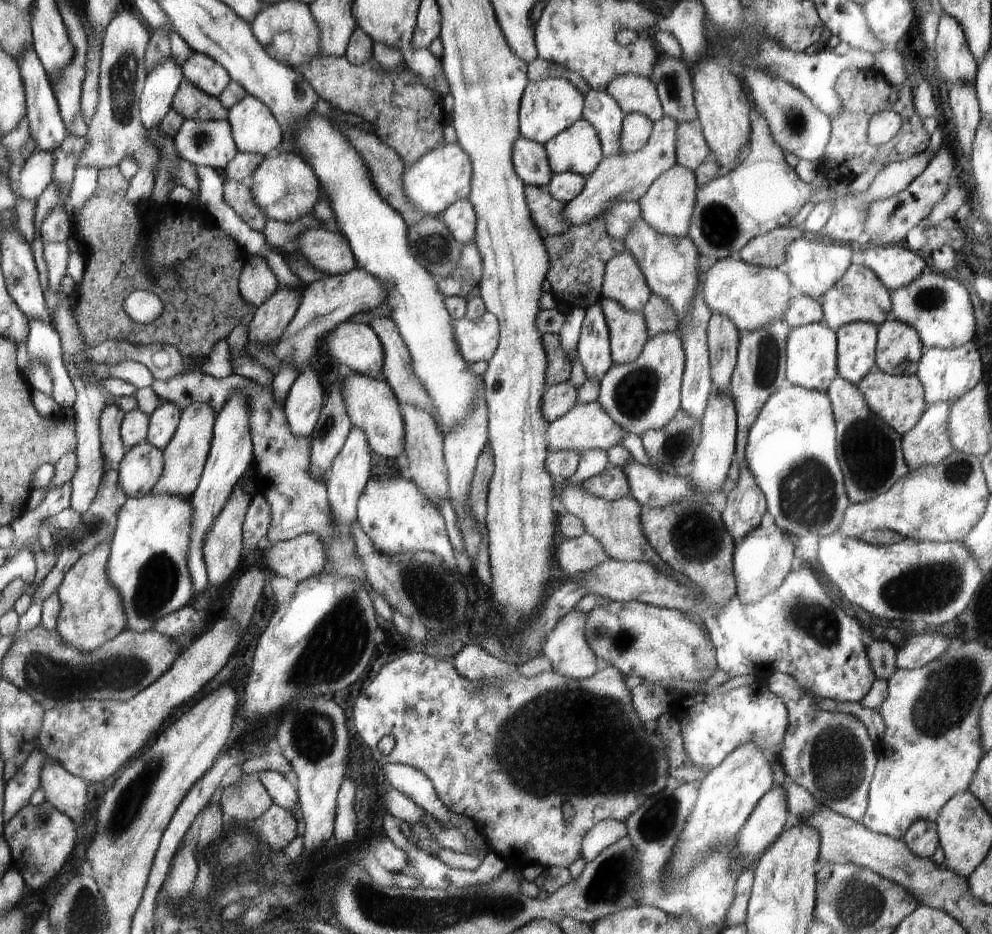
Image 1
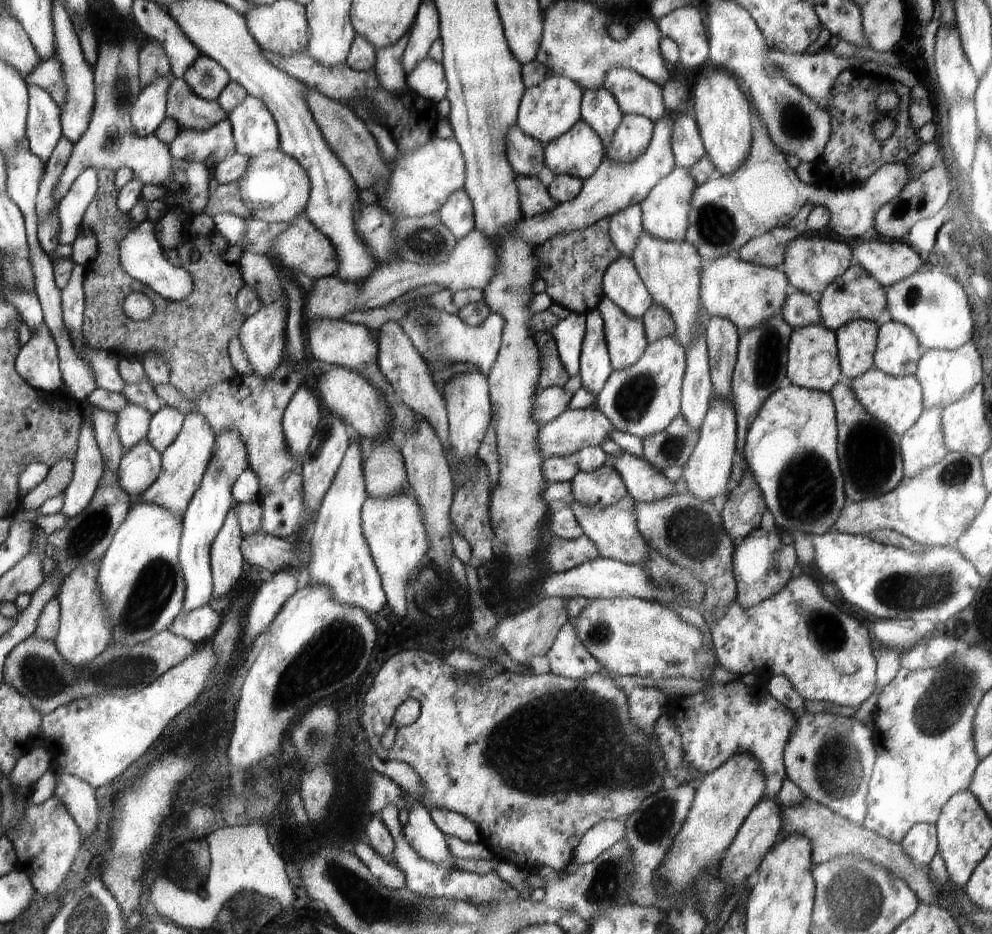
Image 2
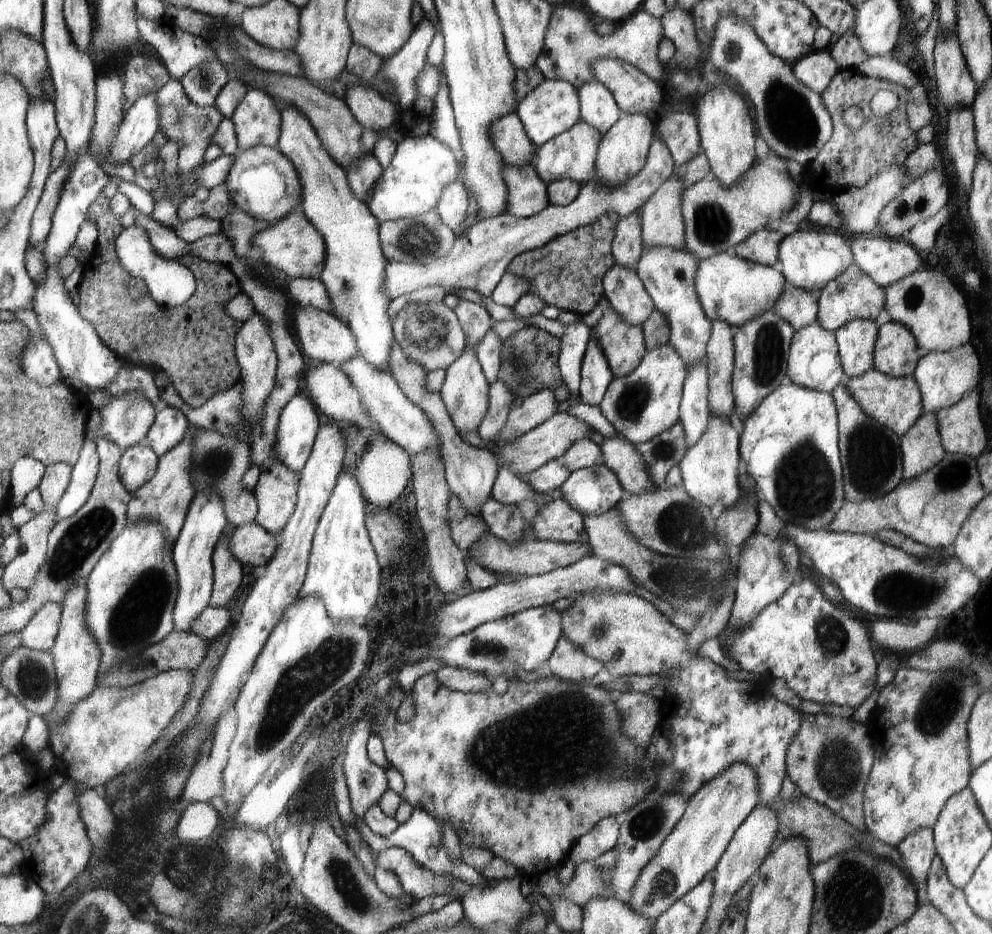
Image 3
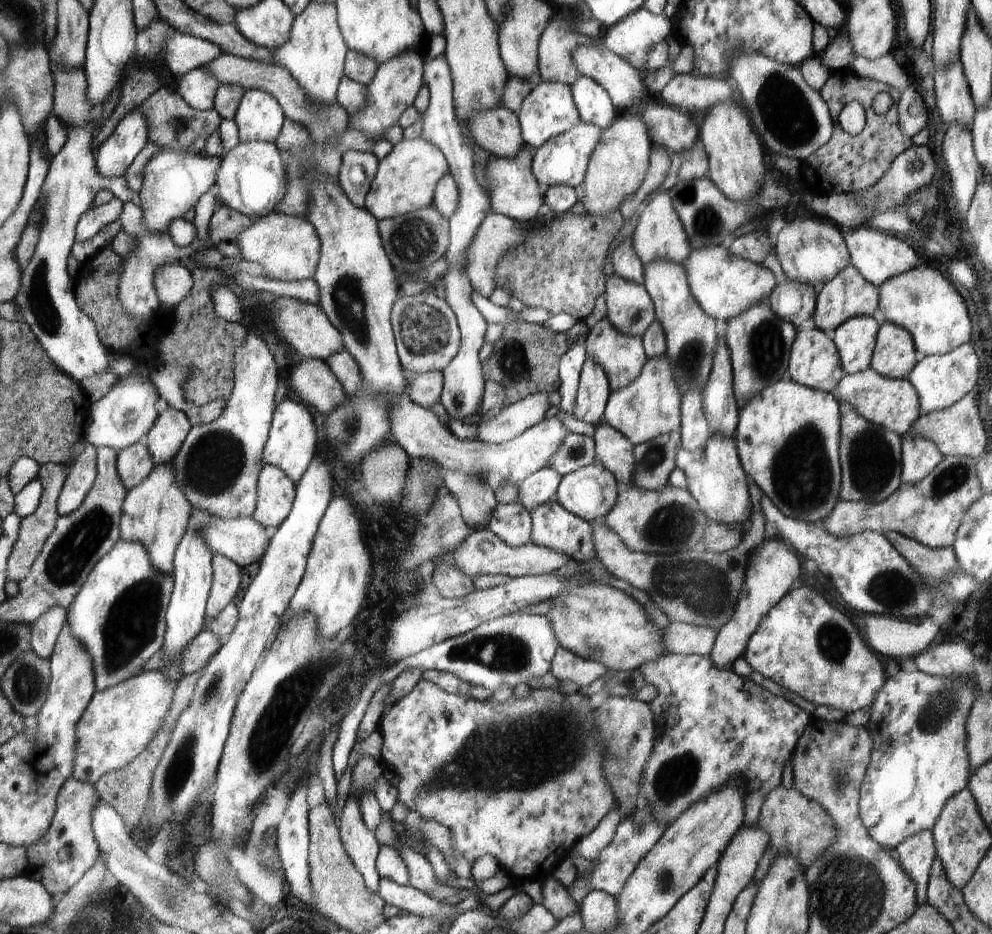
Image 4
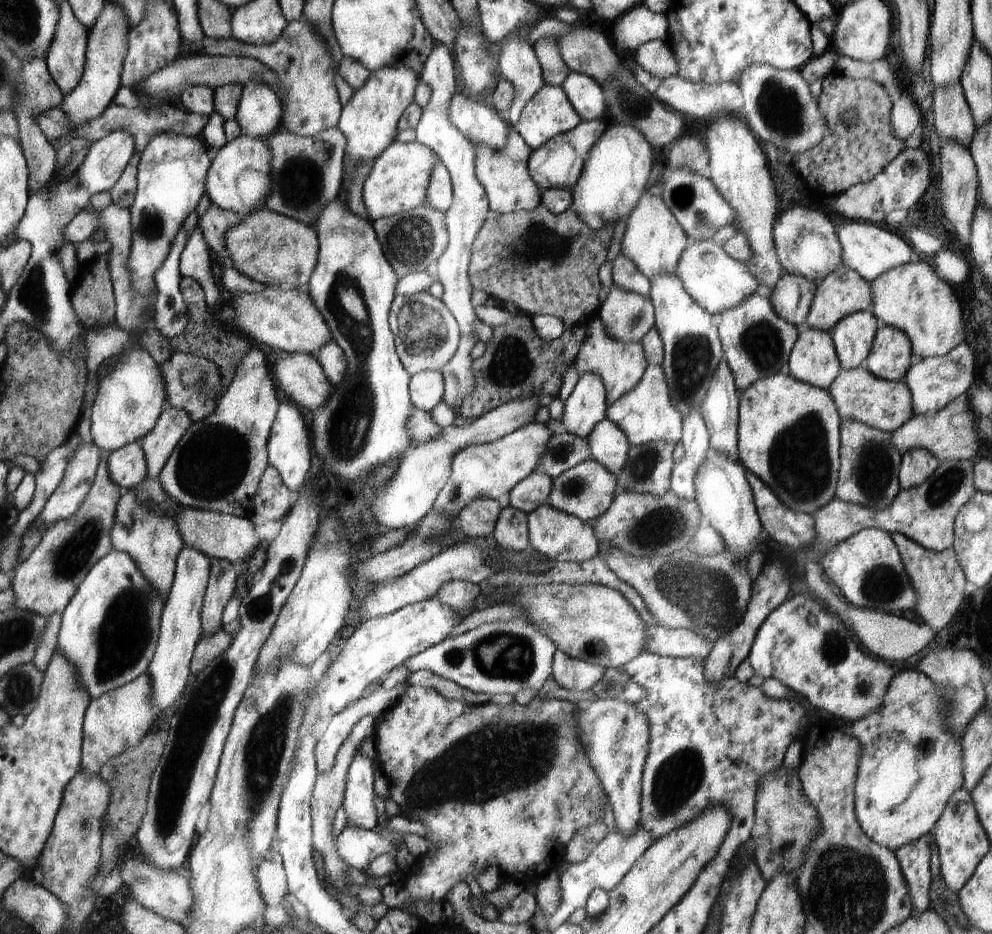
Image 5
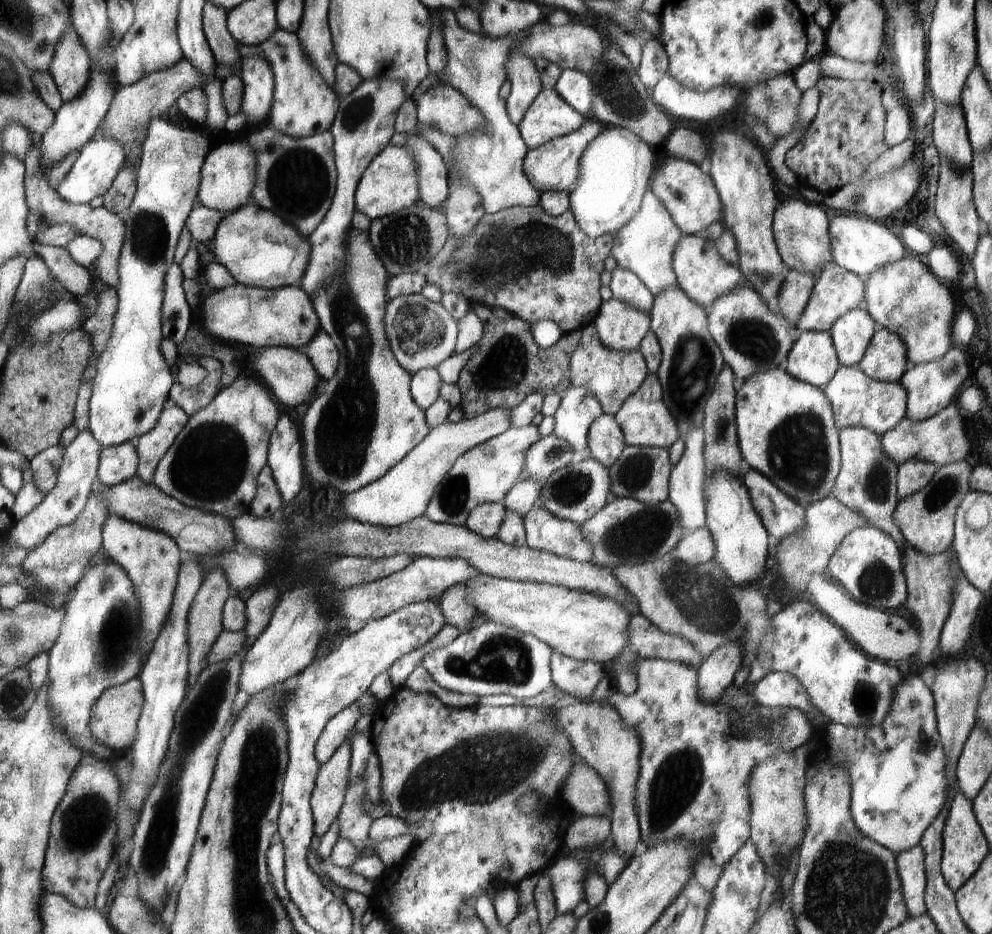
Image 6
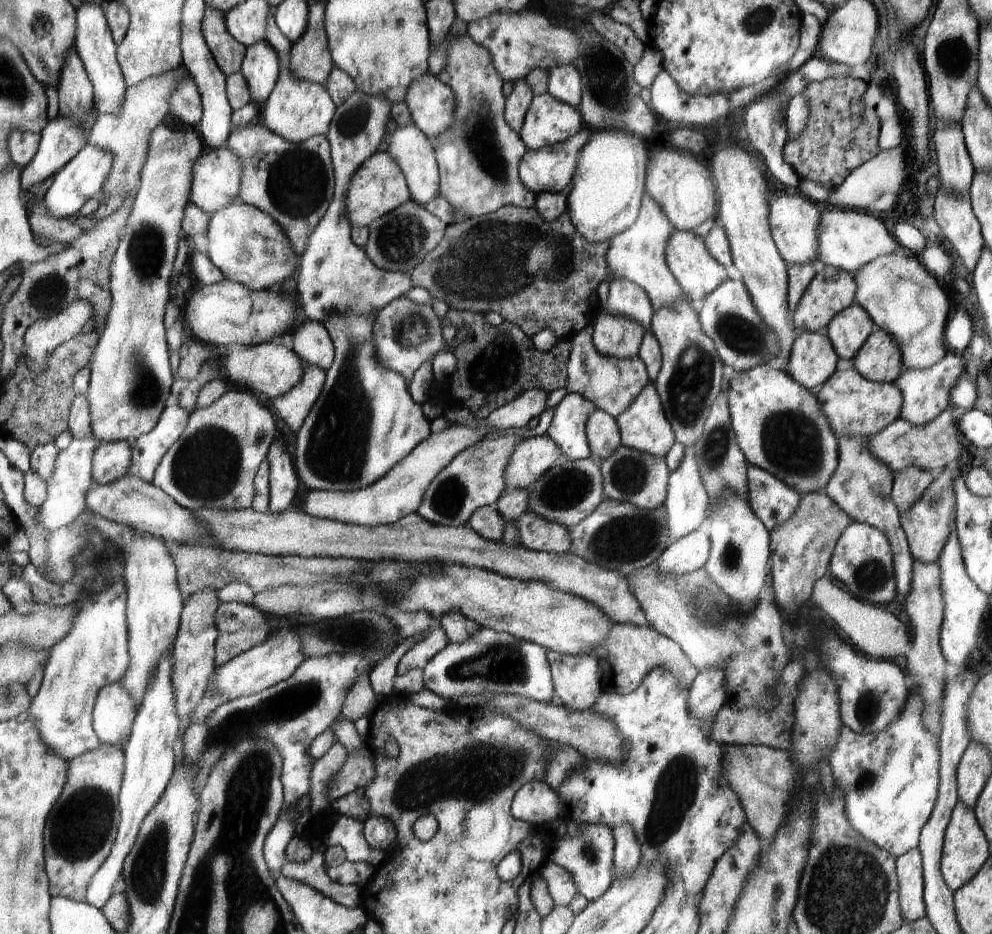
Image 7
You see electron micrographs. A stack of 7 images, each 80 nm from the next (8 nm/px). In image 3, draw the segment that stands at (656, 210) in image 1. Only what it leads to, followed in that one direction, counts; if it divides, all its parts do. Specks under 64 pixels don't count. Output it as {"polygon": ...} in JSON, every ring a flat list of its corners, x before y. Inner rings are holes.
{"polygon":[[671,175,671,178,662,183,659,190,640,208,644,249,646,247,686,249,686,220,681,208,685,186,688,185,678,175]]}

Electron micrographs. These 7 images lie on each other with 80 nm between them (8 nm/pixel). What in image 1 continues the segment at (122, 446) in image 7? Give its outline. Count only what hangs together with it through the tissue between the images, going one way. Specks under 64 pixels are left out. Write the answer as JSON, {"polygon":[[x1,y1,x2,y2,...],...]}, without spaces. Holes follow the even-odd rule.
{"polygon":[[144,441,132,447,119,464,119,482,126,496,150,494,163,476,163,451]]}

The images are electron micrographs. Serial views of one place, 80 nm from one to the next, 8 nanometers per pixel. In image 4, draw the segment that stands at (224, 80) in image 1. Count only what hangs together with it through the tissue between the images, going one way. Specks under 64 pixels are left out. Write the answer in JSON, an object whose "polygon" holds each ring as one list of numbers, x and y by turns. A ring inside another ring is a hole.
{"polygon":[[198,67,181,76,177,92,192,108,205,111,215,106,221,82,212,74]]}

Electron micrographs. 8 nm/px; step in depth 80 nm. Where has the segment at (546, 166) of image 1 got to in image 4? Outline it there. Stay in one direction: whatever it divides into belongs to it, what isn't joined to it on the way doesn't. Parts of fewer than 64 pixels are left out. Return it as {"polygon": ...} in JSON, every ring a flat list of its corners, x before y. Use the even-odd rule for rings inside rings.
{"polygon":[[500,107,467,119,470,138,495,157,516,158,524,150,518,114]]}

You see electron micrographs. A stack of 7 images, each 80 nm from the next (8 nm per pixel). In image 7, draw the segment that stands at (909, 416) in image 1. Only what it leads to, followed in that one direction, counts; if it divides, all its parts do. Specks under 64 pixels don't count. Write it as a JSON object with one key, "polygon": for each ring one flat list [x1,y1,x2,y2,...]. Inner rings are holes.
{"polygon":[[854,367,832,375,823,384,817,397,838,440,843,436,864,435,871,437,878,435,879,432,884,431,896,419,900,418,904,404,903,393,895,382,881,383,868,380]]}

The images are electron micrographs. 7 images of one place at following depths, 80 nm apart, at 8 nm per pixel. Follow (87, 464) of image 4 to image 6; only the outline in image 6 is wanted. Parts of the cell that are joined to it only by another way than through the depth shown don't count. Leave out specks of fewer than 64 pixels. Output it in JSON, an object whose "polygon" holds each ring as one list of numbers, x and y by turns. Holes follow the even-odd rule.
{"polygon":[[89,427,82,429,78,435,65,448,55,487,51,490,44,502,36,510,33,510,18,526,14,526,10,535,10,541,15,545,25,546,30,552,42,546,48,537,56,532,57,528,70,524,85,510,97,480,99,456,101,446,94,438]]}

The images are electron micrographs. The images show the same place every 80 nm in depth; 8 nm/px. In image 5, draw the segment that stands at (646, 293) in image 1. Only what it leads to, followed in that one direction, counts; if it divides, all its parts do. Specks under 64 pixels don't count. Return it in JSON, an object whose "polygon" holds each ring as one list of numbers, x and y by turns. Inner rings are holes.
{"polygon":[[613,285,600,309,600,320,608,334,621,341,641,341,655,326,650,296]]}

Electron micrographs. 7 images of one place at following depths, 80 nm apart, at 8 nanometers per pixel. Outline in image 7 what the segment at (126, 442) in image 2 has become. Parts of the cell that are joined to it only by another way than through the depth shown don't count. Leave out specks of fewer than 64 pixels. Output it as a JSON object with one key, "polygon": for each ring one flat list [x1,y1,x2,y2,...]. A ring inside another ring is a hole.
{"polygon":[[160,123,151,132,146,160,142,167,139,186,133,207,125,227,120,231,110,264,111,307,107,321,100,328,99,340,89,364,91,377,86,393,92,423,93,437,104,442,128,441,147,435,159,424,164,402,170,394,172,370,168,360,168,344,164,330,164,310,170,300,170,277,176,246,180,240,180,224,185,218,185,209,190,206,193,186,193,169,199,156,205,150,204,142,196,129,187,127,178,131]]}

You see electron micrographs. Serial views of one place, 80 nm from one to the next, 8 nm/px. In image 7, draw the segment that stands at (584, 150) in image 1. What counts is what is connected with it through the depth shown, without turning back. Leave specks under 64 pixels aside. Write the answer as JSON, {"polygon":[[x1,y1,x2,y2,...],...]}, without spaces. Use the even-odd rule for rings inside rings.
{"polygon":[[584,128,571,139,563,143,553,144,540,150,528,150,519,164,519,176,524,184,534,192,539,193,562,193,562,190,573,182,578,169,578,158,586,144,588,144,594,130]]}

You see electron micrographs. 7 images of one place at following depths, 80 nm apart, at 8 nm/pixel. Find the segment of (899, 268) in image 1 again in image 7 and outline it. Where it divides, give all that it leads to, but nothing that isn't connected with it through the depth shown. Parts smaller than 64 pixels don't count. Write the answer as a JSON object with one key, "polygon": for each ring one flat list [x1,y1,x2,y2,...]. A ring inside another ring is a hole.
{"polygon":[[826,207,821,219,821,243,816,258,818,266,832,265,854,274,868,263,896,250,894,238,890,240,890,234,886,228,882,228,880,220,869,214,858,214,858,211,852,214,852,211,842,210,842,207,838,207,838,210]]}

